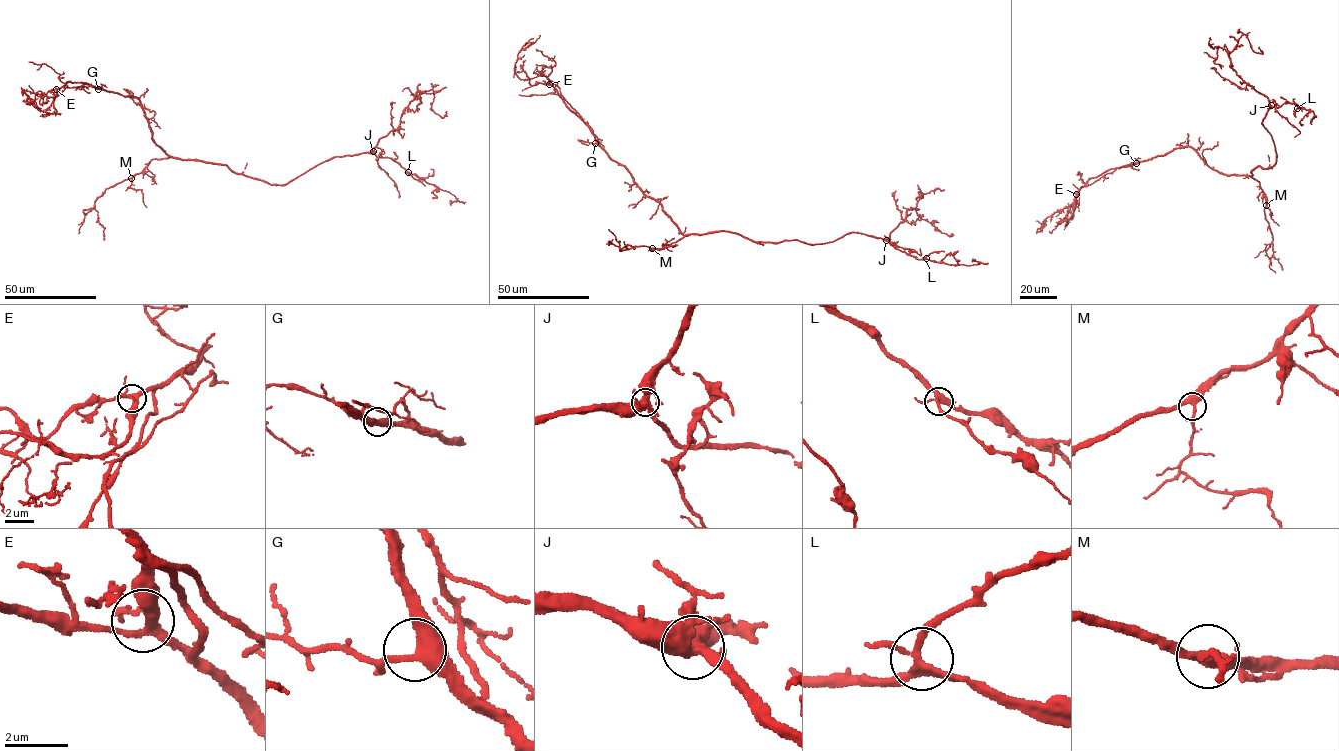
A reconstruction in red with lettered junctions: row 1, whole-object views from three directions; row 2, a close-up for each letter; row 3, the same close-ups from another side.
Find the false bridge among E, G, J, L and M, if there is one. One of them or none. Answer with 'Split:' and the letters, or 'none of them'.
Split: none of them

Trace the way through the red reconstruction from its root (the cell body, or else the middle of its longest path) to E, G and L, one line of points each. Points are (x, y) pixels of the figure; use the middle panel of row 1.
E: (707, 234), (681, 232), (662, 205), (643, 193), (625, 167), (611, 159), (590, 128), (549, 84)
G: (707, 234), (684, 235), (662, 209), (662, 205), (643, 193), (625, 167), (613, 160), (595, 143)
L: (707, 234), (728, 231), (755, 241), (799, 240), (814, 244), (858, 232), (885, 239), (918, 259), (926, 258)

